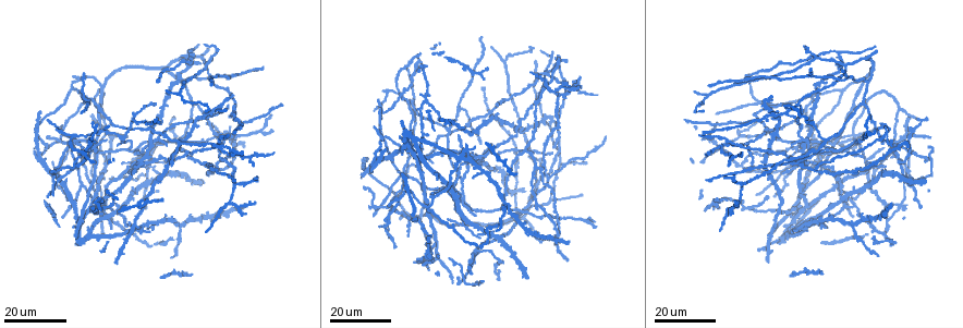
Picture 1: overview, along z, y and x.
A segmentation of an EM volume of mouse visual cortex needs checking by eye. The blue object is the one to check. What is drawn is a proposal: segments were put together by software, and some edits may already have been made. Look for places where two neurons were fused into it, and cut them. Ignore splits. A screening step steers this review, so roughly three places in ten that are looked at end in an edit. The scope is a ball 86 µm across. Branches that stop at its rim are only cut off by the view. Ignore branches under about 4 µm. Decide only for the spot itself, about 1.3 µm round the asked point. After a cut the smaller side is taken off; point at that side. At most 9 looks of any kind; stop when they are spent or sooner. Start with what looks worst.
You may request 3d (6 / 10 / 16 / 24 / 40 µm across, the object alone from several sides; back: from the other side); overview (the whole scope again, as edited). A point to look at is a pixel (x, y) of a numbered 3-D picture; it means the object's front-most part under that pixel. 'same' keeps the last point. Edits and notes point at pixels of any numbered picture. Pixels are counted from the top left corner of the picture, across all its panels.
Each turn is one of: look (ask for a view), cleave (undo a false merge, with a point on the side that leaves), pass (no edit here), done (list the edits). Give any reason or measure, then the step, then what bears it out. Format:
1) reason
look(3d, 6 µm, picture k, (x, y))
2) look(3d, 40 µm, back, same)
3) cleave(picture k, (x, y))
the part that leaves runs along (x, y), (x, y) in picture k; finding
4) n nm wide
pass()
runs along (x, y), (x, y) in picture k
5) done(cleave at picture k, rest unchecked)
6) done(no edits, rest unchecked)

arms part here
look(3d, 24 µm, picture 1, (72, 136))

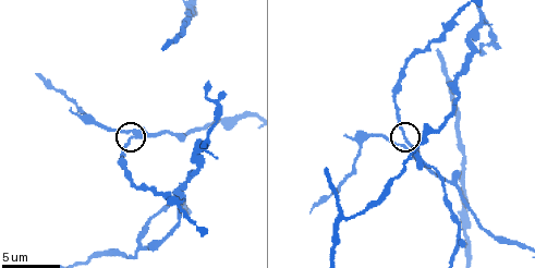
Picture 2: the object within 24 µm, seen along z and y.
zoom in
look(3d, 10 µm, picture 2, (132, 136))

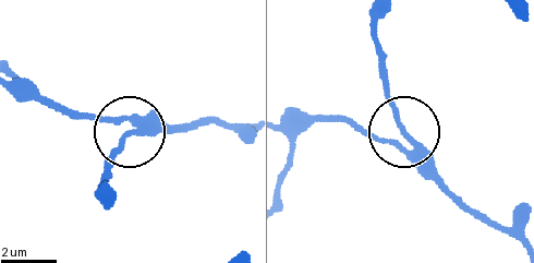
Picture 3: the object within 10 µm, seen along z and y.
3 arms
pass()
runs along (519, 240), (483, 219), (413, 135), (385, 142), (331, 121) in picture 3; continuous, no second neuron

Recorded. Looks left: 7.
branch point
look(3d, 24 µm, picture 1, (464, 228))

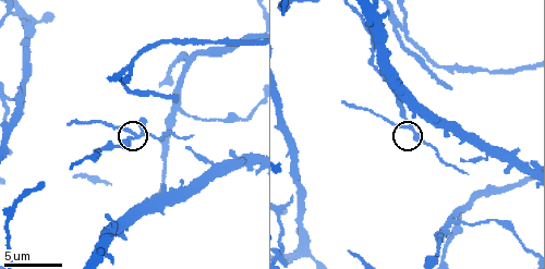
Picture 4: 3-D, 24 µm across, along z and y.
closer look
look(3d, 10 µm, picture 4, (131, 131))

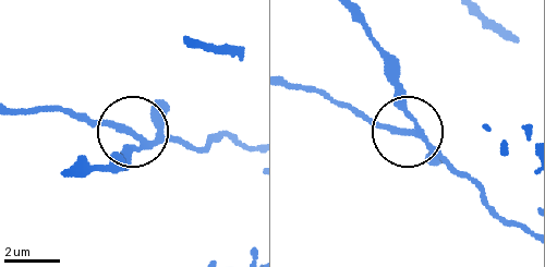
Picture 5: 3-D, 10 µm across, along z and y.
3 arms
pass()
all the same neuron

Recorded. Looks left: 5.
branch point
look(3d, 16 µm, picture 1, (839, 50))

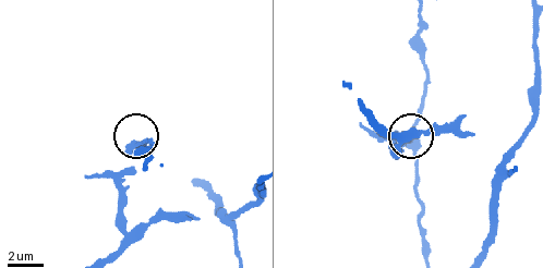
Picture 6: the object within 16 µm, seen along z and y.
look(3d, 6 µm, picture 6, (138, 144))

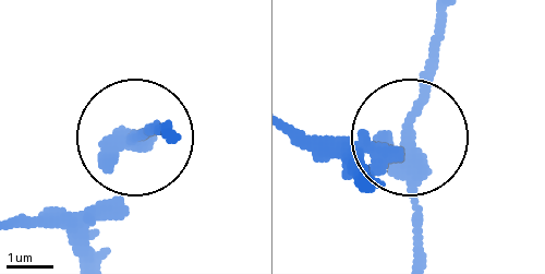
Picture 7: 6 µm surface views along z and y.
other side
look(3d, 6 µm, back, picture 7, (134, 139))

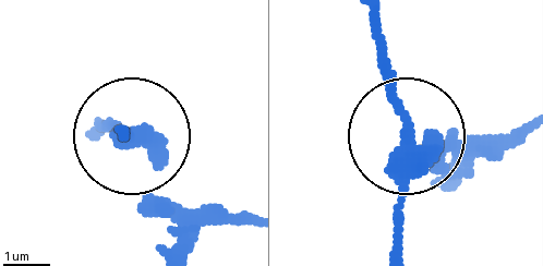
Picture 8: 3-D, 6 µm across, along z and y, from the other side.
side arm 14 µm
pass()
runs along (177, 254), (160, 160), (118, 137) in picture 8; one neuron here

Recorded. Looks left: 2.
look(3d, 16 µm, picture 1, (469, 262))

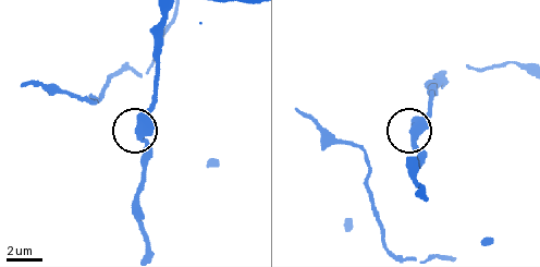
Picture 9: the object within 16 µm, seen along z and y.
closer look
look(3d, 10 µm, picture 9, (414, 146))

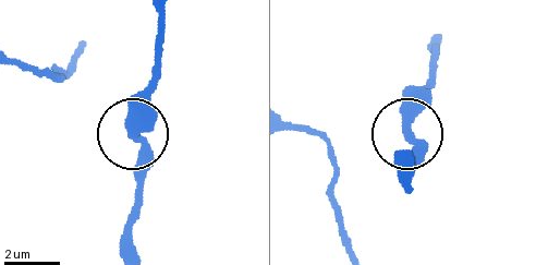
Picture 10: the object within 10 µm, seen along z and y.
pass()
continuous, no second neuron

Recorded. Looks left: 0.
done(no edits, rest unchecked)

